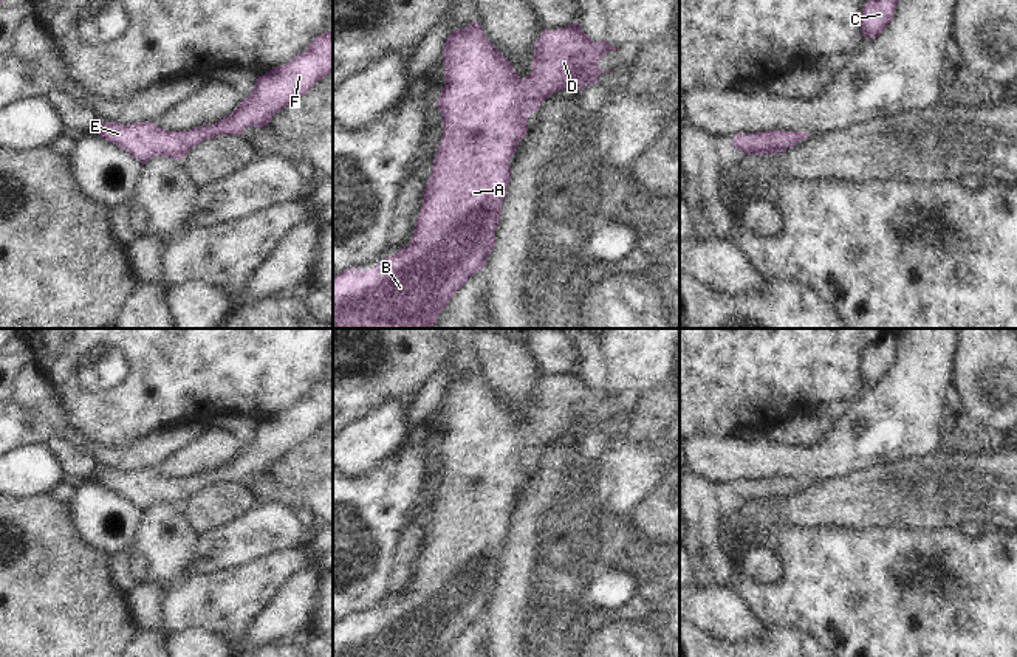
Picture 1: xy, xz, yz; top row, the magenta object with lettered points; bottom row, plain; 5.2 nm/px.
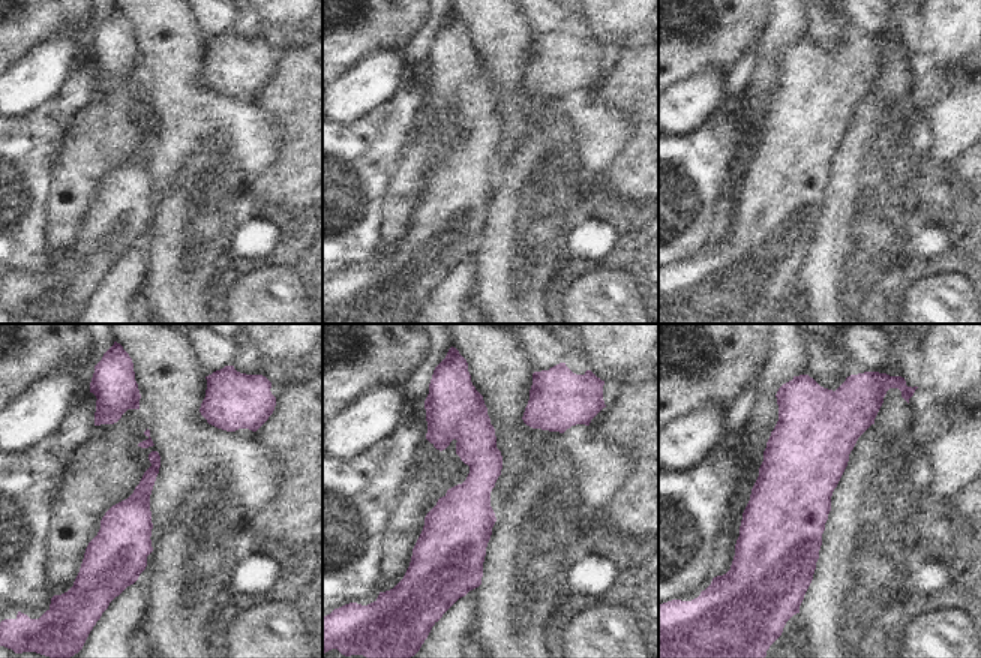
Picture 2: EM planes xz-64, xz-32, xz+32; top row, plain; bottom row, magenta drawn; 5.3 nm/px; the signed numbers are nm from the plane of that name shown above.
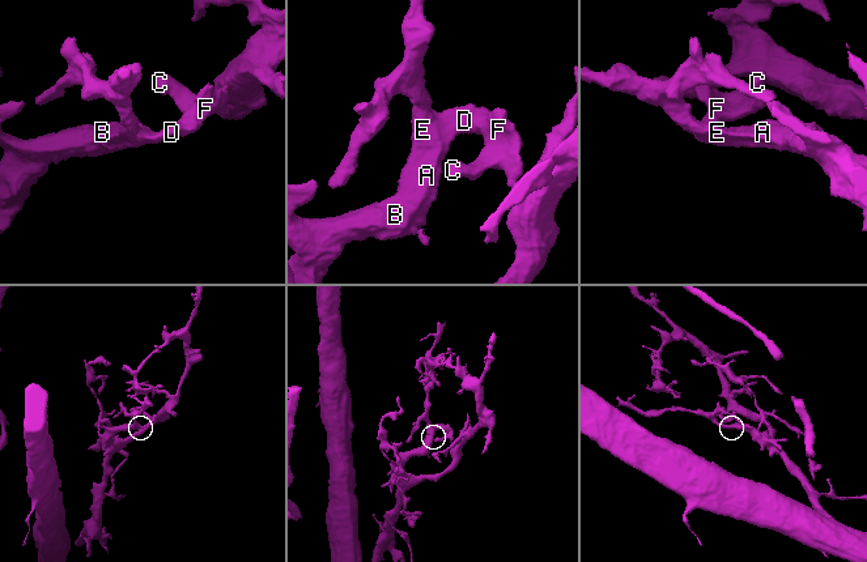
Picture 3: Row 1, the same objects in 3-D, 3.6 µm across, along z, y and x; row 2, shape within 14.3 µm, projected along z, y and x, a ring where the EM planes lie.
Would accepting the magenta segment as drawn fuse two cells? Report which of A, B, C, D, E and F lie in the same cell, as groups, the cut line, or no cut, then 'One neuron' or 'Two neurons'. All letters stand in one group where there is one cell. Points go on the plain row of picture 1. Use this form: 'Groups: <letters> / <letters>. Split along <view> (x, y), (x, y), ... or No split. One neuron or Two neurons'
Groups: A B C D E F. No split. One neuron

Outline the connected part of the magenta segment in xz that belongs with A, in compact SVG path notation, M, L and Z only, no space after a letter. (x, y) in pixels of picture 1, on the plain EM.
M474 369L469 373L457 378L450 378L446 392L443 395L444 408L444 426L446 431L441 437L440 446L437 449L441 463L443 463L443 482L438 493L438 500L433 505L433 514L430 518L423 552L416 566L415 580L410 589L399 595L395 603L387 603L372 617L354 617L350 615L333 624L333 657L444 657L452 643L467 629L471 623L483 617L486 612L488 603L494 598L495 593L495 575L502 562L502 550L505 547L509 528L511 528L511 511L509 505L517 499L519 490L526 483L528 465L532 459L537 459L542 452L542 448L550 442L554 442L563 435L587 435L591 431L598 431L601 421L610 417L601 417L598 409L605 404L608 398L616 400L618 395L611 394L607 387L593 389L588 381L585 381L579 370L568 372L565 375L557 375L554 378L543 377L540 386L534 392L534 404L531 408L531 420L522 426L512 411L488 387L483 380L480 369Z

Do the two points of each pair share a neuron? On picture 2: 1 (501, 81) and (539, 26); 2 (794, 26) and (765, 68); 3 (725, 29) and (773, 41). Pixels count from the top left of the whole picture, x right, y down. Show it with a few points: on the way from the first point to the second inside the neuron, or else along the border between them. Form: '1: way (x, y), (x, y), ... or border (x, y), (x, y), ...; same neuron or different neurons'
1: border (524, 15), (528, 29), (534, 35); different neurons
2: way (783, 36), (768, 51), (767, 57); same neuron
3: border (771, 15), (762, 30); different neurons

